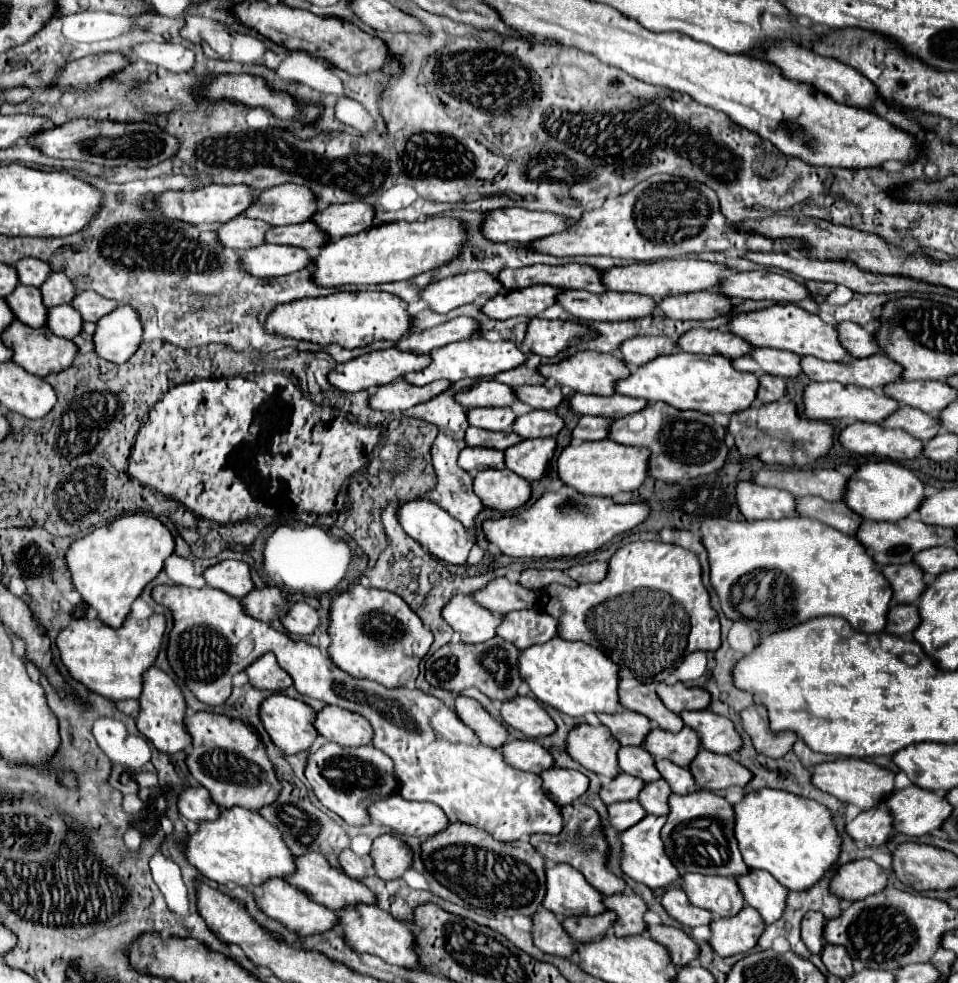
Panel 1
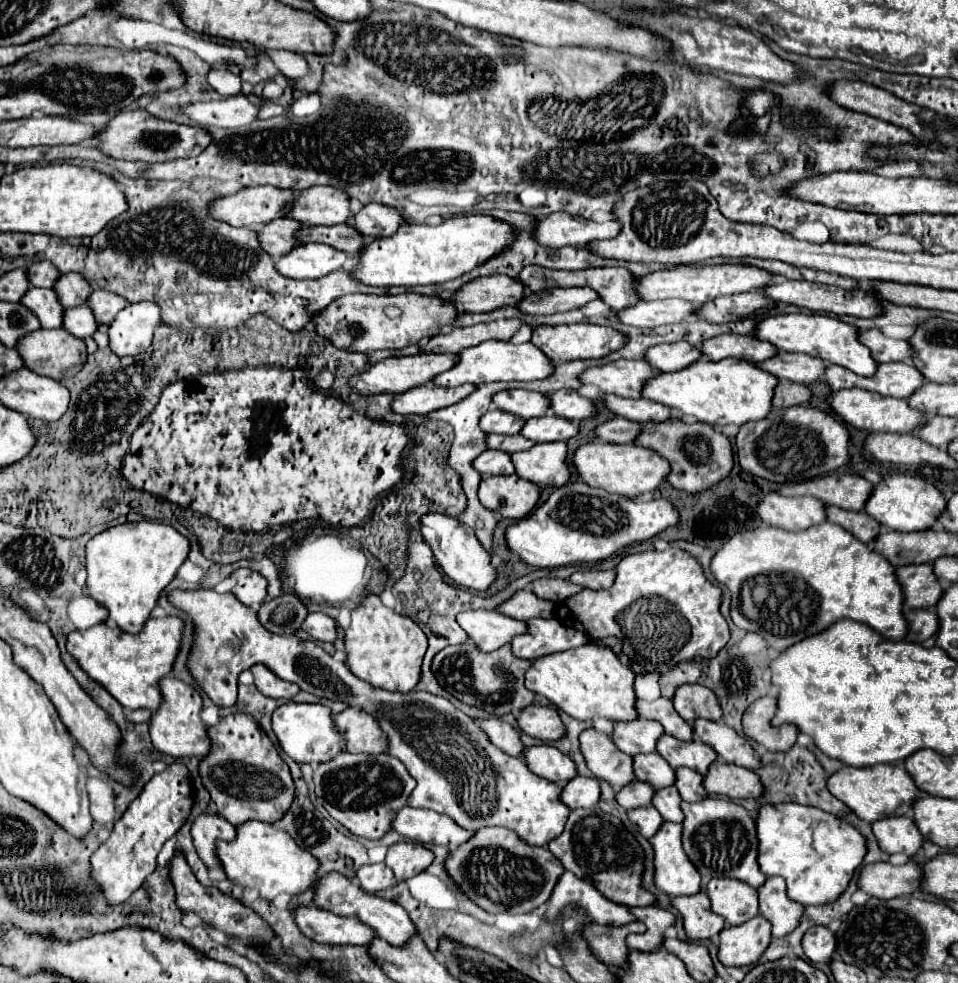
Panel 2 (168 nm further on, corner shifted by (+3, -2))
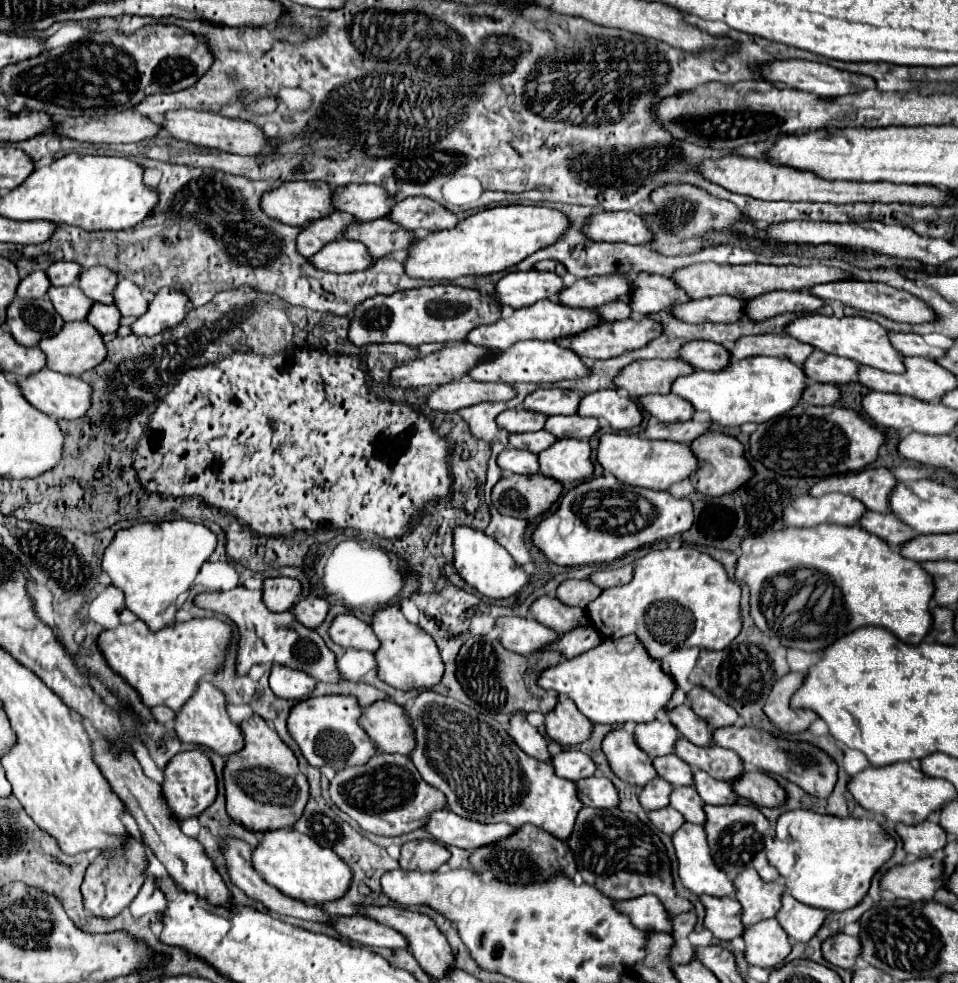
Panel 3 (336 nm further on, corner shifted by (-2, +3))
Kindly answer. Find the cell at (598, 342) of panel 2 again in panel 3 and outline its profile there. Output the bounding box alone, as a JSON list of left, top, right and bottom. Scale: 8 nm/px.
[562,318,662,360]

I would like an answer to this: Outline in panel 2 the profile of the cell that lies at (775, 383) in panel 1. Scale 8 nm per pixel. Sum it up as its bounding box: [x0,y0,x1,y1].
[773,381,811,409]

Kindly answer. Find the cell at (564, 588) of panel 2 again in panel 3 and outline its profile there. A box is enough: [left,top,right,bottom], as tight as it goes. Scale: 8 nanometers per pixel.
[556,580,602,610]

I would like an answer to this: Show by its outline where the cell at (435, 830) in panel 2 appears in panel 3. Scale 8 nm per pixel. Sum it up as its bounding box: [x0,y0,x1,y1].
[426,810,516,850]

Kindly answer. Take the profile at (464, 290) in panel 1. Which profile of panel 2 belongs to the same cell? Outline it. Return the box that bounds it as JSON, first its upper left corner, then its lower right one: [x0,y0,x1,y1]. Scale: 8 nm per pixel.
[453,275,523,313]

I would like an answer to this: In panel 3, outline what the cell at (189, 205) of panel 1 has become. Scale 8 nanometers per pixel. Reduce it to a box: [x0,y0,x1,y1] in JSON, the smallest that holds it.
[262,180,334,226]

